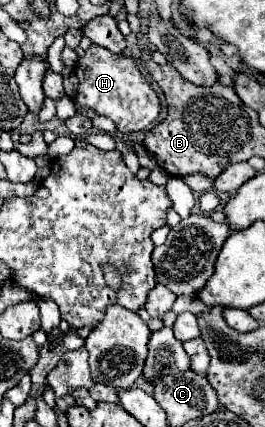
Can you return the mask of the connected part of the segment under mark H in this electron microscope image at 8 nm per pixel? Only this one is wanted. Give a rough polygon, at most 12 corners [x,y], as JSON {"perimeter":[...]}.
{"perimeter":[[103,46],[79,58],[77,104],[119,132],[147,130],[159,98],[133,58]]}

